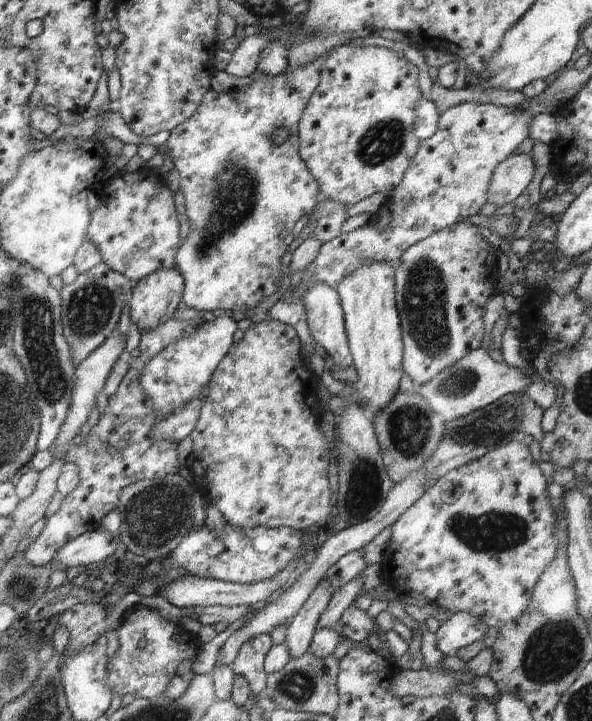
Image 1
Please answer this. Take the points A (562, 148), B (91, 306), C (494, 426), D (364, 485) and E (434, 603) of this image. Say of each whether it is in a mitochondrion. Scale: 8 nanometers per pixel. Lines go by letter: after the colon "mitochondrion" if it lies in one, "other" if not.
A: other
B: mitochondrion
C: mitochondrion
D: mitochondrion
E: other

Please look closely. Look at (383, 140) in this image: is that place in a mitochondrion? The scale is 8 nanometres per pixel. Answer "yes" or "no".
yes

